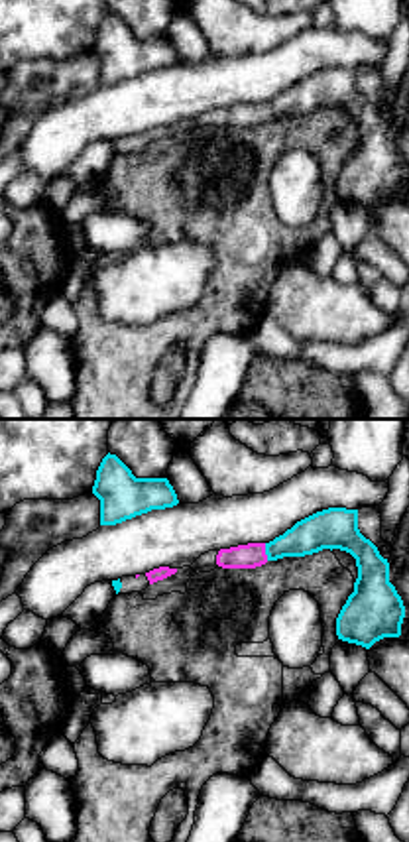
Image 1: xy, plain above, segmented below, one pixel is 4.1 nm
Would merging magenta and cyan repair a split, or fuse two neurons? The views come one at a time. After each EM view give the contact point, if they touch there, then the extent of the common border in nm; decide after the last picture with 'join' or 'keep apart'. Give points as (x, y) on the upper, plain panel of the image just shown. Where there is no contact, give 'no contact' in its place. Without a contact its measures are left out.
contact (264, 111); length 70 nm

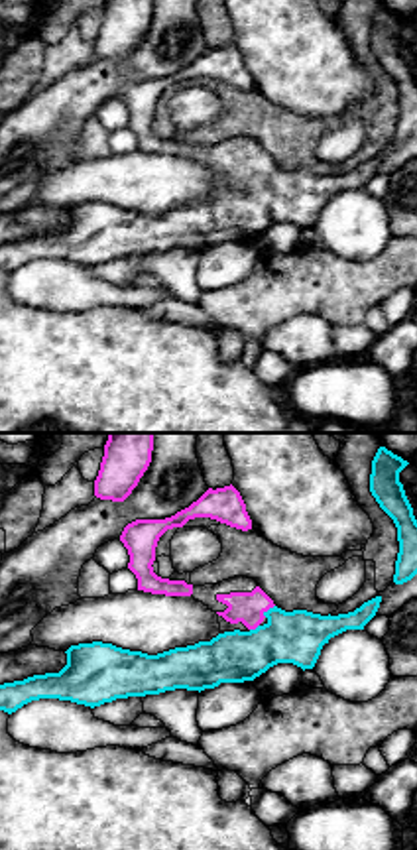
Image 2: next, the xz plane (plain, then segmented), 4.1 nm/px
contact (268, 168); length 70 nm

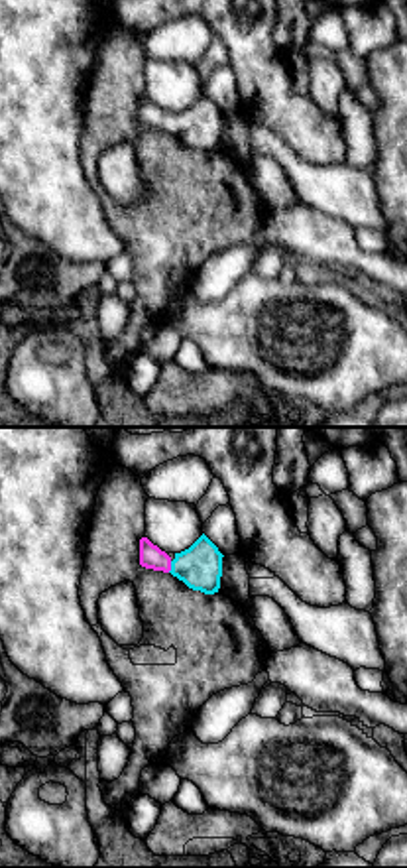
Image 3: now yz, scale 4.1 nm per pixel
contact (170, 126); length 50 nm

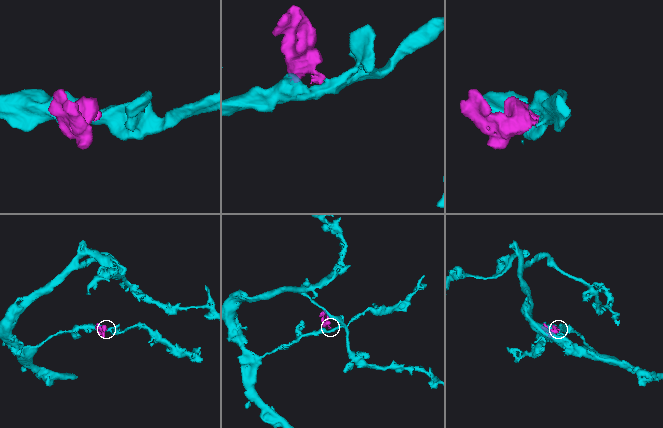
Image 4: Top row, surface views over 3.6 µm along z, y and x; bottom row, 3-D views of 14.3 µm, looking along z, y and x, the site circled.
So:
join

